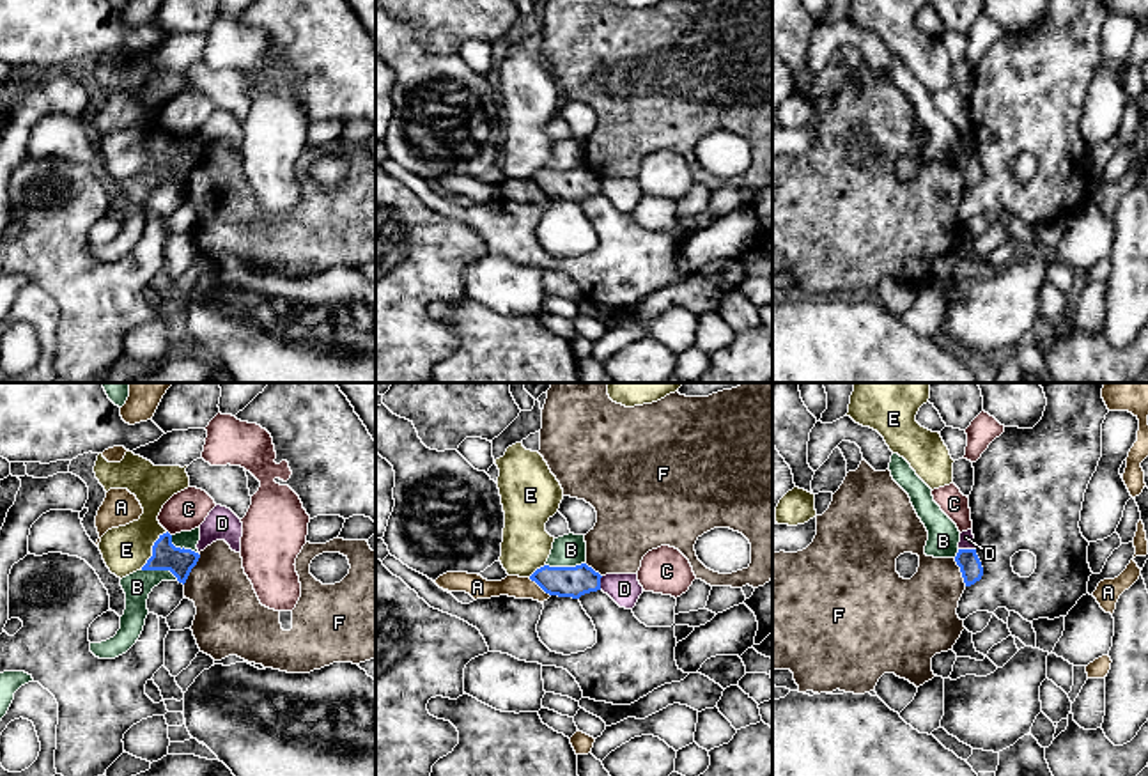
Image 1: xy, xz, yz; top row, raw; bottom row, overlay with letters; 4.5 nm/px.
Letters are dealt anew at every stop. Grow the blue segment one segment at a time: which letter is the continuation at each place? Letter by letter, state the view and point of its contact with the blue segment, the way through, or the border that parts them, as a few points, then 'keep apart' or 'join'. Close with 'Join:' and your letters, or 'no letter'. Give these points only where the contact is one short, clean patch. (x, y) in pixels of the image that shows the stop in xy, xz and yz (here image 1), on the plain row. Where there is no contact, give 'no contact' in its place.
A: meets blue in xz at (539, 188); keep apart
B: meets blue in xz at (566, 170); keep apart
C: meets blue in xy at (169, 137); border along xy (167, 133), (170, 139); keep apart
D: meets blue in yz at (968, 153); border along yz (959, 151), (975, 153); keep apart
E: meets blue in xy at (153, 153); border along xy (167, 135), (155, 146), (153, 158), (140, 172); keep apart
F: meets blue in xy at (192, 170); border along xy (199, 156), (197, 167), (183, 186); keep apart
Join: no letter

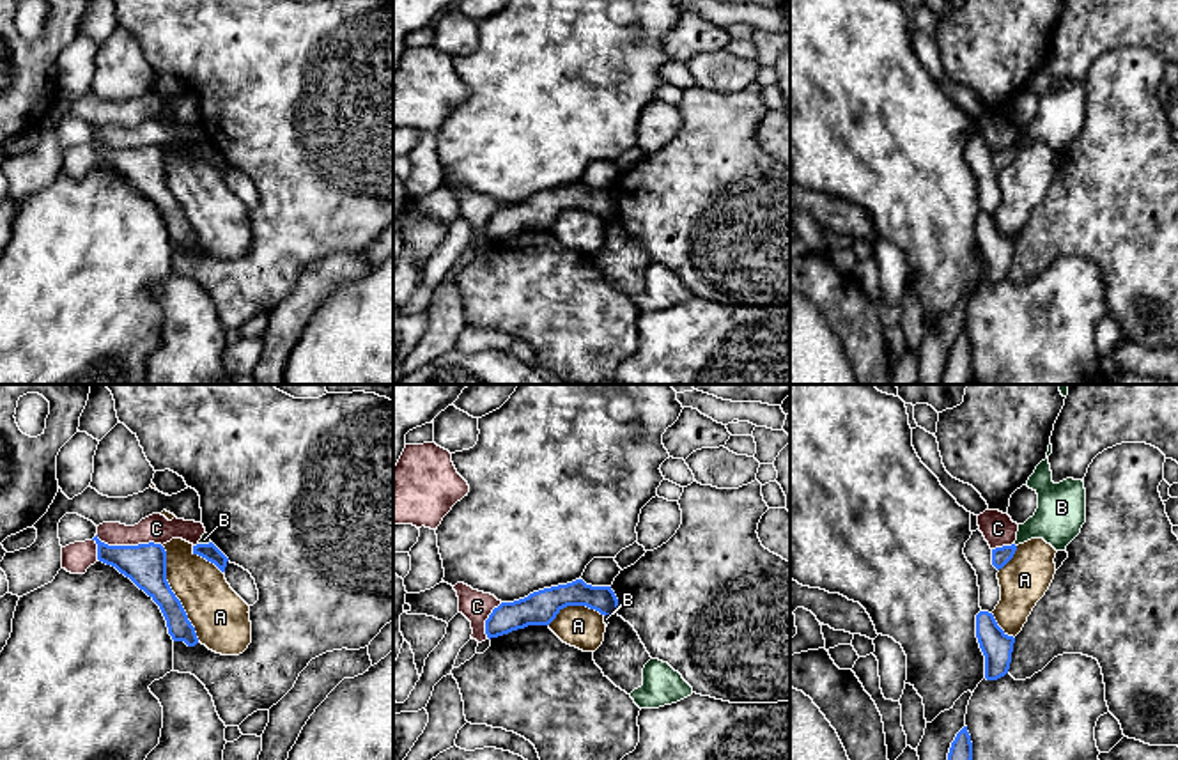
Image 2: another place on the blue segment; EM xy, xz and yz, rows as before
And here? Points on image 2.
A: meets blue in xy at (174, 197); keep apart
B: meets blue in xy at (204, 147); border along xy (209, 144), (199, 147); keep apart
C: meets blue in xy at (128, 149); keep apart
Join: no letter

